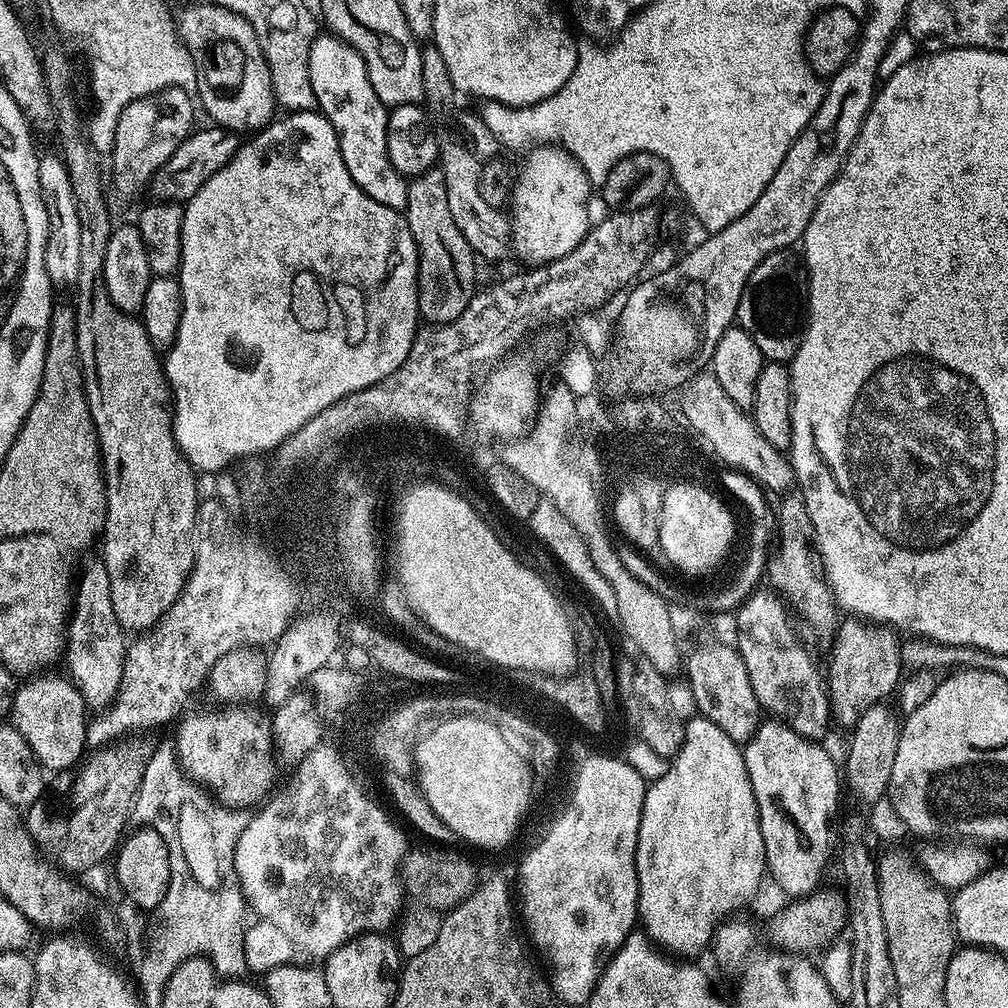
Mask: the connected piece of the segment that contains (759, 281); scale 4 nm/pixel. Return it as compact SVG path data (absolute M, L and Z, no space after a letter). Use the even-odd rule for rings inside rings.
M778 251L762 259L745 280L745 289L737 306L735 323L754 338L754 346L758 346L768 362L791 361L800 348L802 313L806 308L806 296L801 285L805 283L806 276L794 252ZM796 284L800 284L800 288Z

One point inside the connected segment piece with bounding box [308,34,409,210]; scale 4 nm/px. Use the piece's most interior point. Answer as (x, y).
(342, 90)

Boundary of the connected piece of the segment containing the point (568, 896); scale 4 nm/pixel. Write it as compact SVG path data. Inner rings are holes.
M619 755L609 760L591 759L580 770L573 804L561 823L534 852L519 882L524 885L527 907L522 920L528 923L527 935L544 951L552 963L550 988L568 1004L587 1005L596 989L601 971L616 951L623 946L638 924L638 830L642 818L646 780L636 768L631 768Z

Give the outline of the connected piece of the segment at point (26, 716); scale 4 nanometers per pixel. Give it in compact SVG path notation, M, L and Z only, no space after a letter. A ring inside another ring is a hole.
M36 674L19 685L16 689L16 697L12 700L12 711L10 713L11 727L18 730L18 734L22 734L22 738L26 738L26 742L30 742L30 750L34 750L36 760L40 767L49 773L60 772L63 768L79 765L84 755L84 748L88 744L88 725L89 721L84 720L84 710L86 703L81 696L76 685L67 675L61 676L44 676L48 674Z

